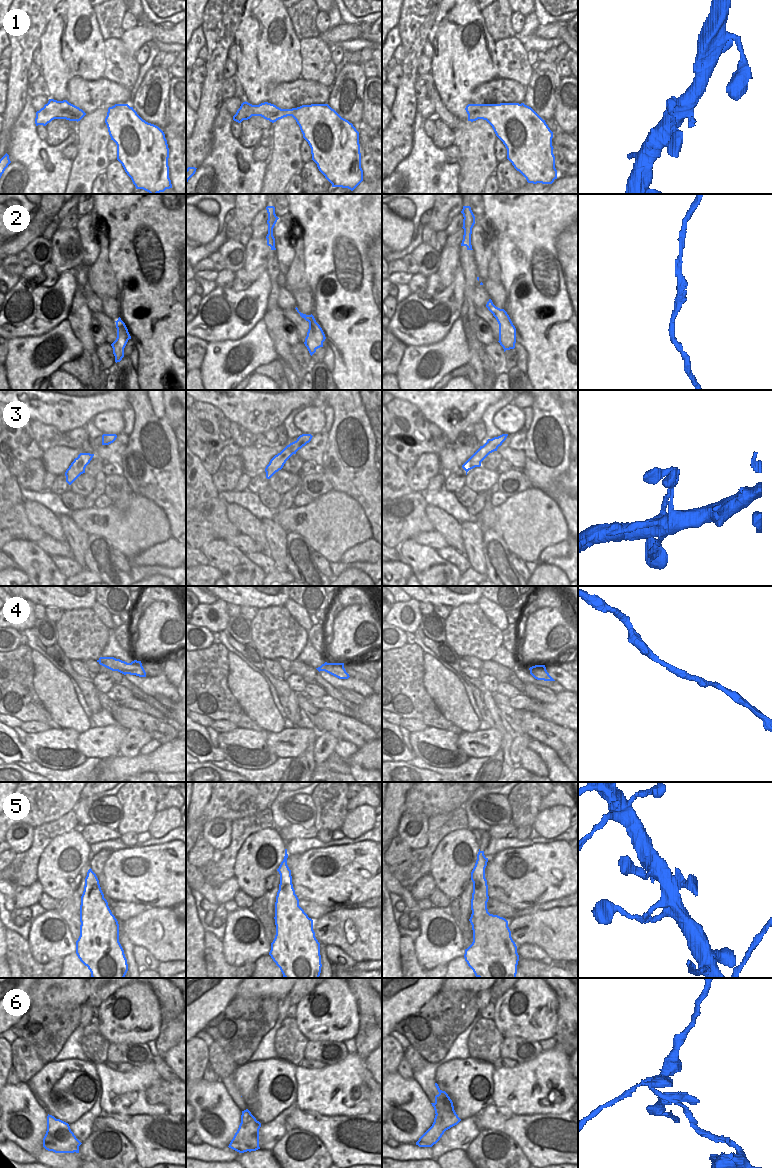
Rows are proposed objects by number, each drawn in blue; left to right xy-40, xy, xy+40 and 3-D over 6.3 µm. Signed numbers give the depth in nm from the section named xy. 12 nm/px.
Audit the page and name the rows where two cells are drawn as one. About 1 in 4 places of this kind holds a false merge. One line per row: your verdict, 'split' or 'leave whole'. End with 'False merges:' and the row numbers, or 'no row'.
1: leave whole
2: leave whole
3: leave whole
4: leave whole
5: leave whole
6: split
False merges: 6

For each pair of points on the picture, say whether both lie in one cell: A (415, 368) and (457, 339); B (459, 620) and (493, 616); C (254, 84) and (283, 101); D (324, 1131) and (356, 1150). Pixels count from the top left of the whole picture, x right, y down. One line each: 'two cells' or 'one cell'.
A: one cell
B: two cells
C: two cells
D: one cell

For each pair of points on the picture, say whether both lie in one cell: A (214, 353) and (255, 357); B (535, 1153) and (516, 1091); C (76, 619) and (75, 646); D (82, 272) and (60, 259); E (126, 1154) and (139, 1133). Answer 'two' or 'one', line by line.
A: one
B: two
C: one
D: two
E: two

